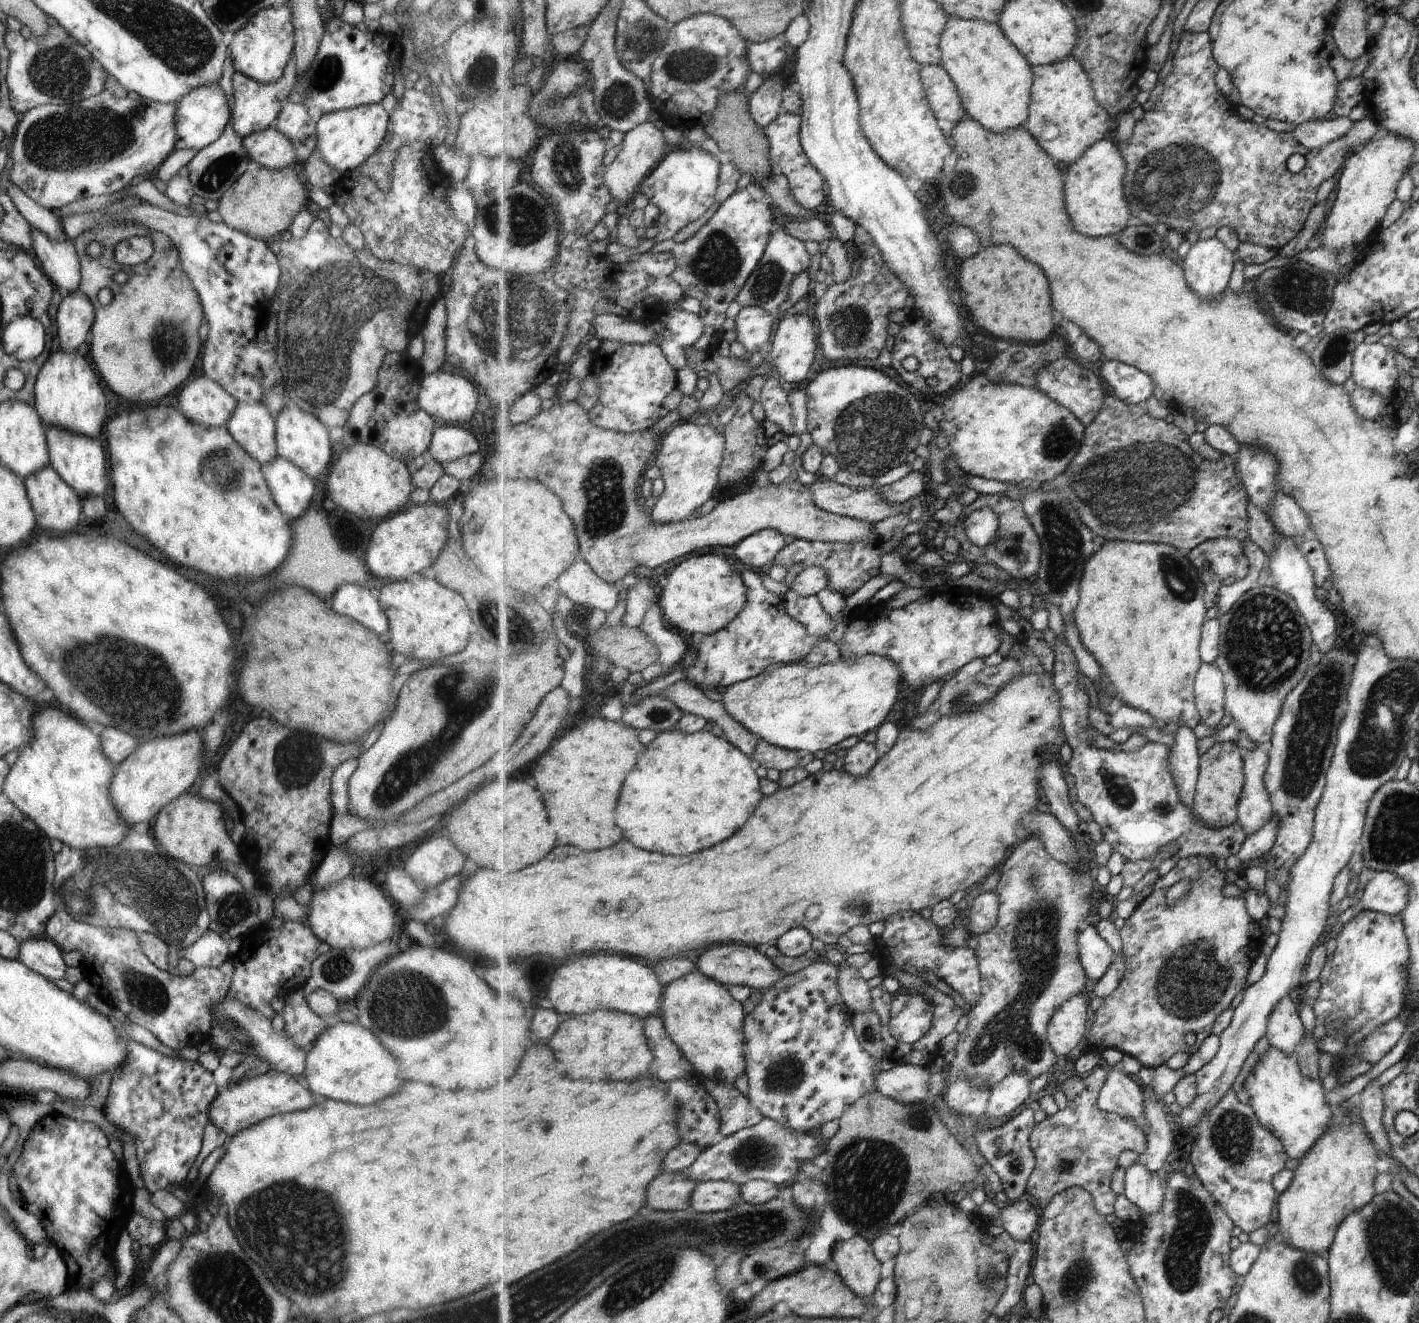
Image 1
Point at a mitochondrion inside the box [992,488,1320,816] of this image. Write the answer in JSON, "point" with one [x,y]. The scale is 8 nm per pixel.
{"point":[1262,661]}

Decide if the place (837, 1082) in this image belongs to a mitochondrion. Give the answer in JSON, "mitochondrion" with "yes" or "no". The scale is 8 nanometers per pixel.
{"mitochondrion":"no"}

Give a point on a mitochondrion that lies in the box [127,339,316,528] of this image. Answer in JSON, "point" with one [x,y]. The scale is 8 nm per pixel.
{"point":[215,470]}

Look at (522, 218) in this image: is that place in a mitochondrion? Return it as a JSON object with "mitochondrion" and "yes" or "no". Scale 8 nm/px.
{"mitochondrion":"yes"}

